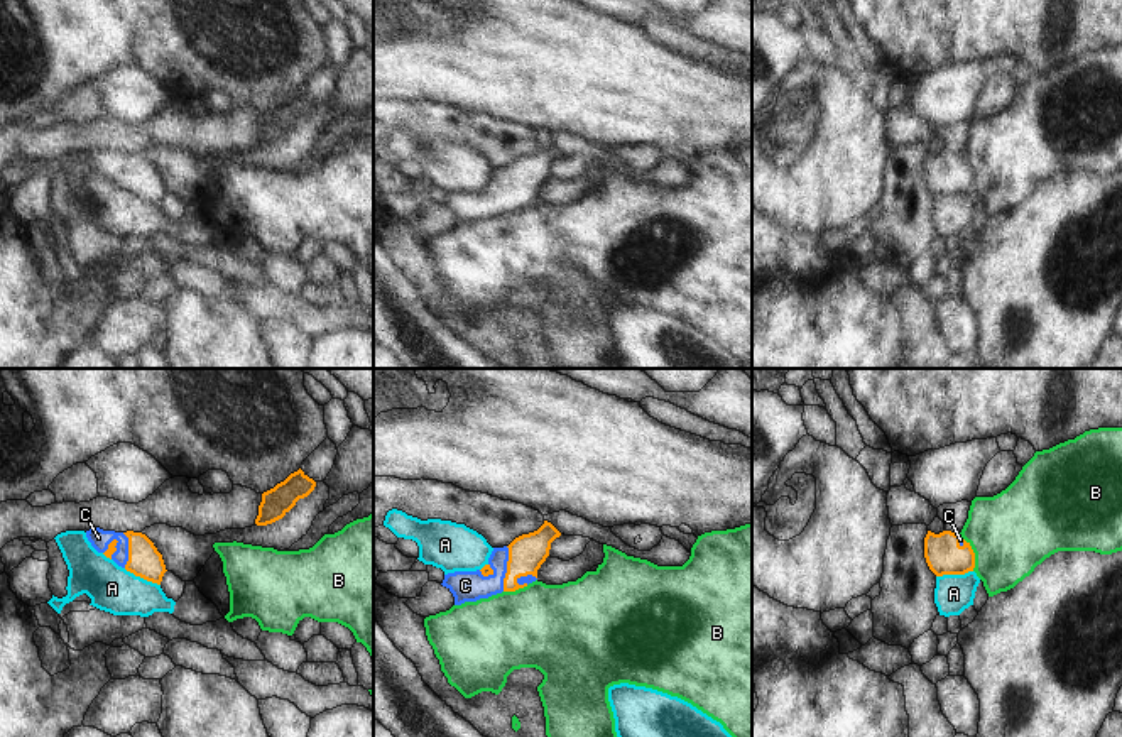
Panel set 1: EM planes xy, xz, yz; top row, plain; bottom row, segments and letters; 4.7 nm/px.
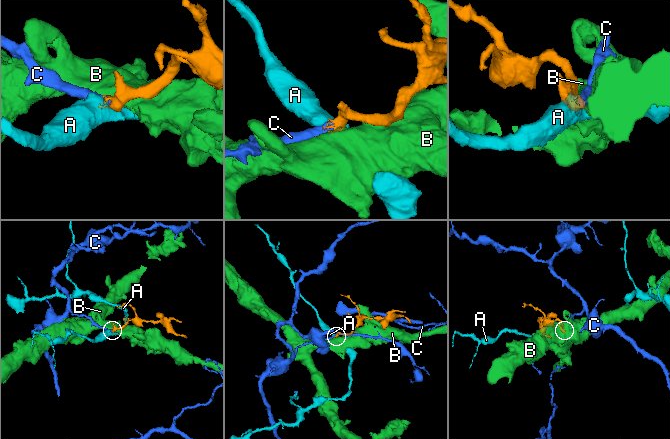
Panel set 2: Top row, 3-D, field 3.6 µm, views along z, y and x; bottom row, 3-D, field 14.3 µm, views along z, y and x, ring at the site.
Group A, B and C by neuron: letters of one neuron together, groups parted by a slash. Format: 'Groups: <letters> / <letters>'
Groups: A / B / C.

